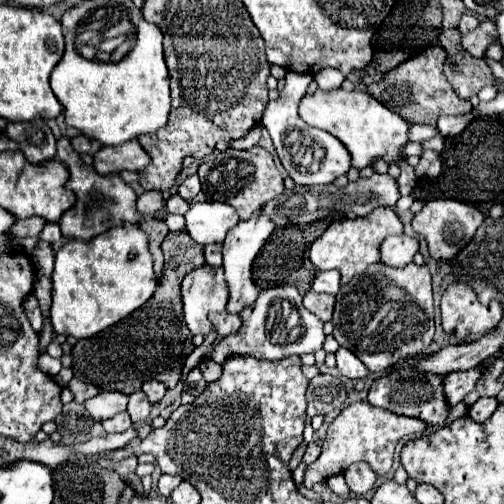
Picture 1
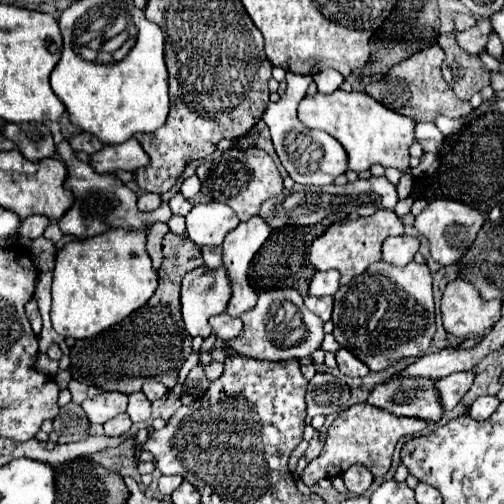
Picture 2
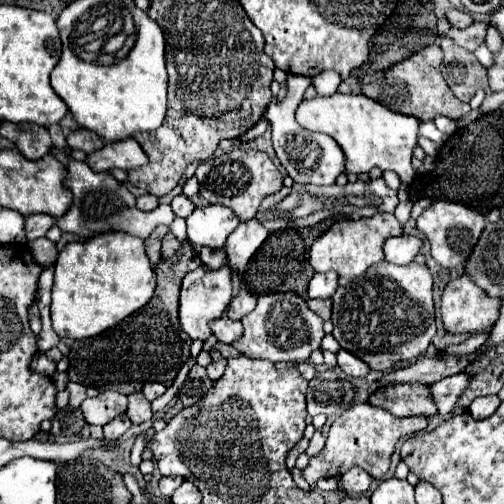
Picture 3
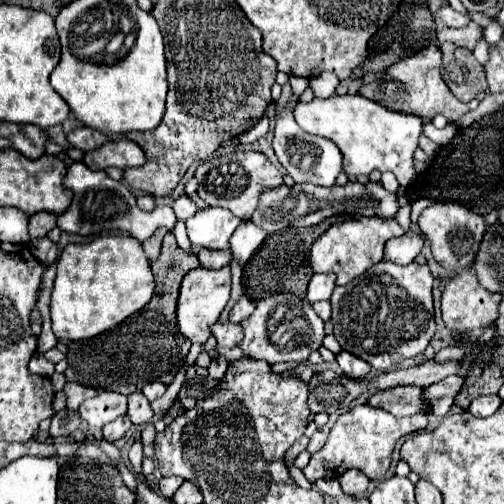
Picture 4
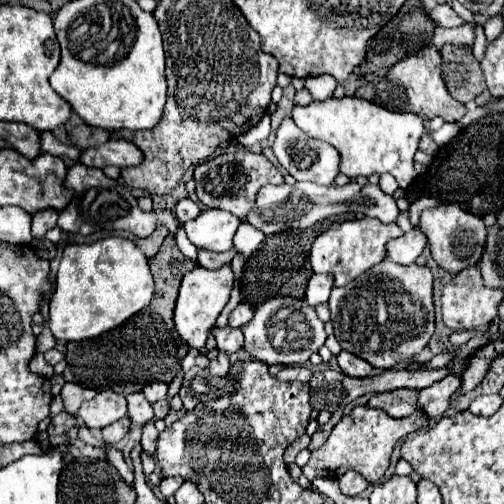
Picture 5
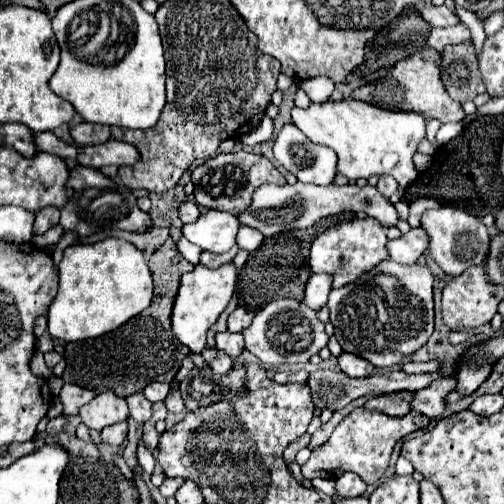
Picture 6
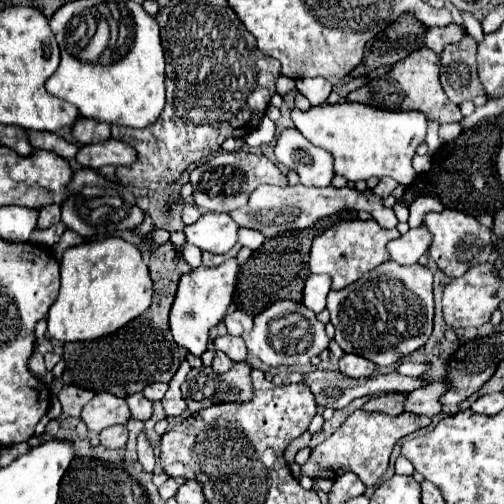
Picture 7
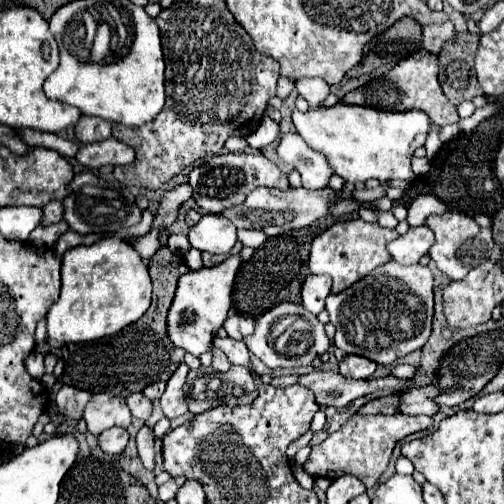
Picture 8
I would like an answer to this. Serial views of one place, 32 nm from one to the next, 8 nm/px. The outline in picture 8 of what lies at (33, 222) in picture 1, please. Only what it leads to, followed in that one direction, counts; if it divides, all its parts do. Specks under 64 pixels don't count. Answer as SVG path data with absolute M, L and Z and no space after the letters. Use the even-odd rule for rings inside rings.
M52 200L48 202L44 208L44 220L42 220L42 226L50 226L50 224L56 224L64 218L64 208L62 208L62 202L60 200Z

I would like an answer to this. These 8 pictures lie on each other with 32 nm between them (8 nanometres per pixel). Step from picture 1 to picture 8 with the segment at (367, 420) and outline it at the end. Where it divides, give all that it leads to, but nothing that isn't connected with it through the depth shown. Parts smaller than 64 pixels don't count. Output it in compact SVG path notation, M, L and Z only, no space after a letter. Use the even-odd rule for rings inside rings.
M392 414L392 416L350 416L346 424L340 426L340 430L332 432L322 444L312 446L312 452L304 464L304 470L312 478L328 478L334 480L342 474L352 474L362 480L366 488L372 488L380 474L386 470L392 450L398 440L406 438L408 434L428 430L432 424L430 416L404 416L404 414Z

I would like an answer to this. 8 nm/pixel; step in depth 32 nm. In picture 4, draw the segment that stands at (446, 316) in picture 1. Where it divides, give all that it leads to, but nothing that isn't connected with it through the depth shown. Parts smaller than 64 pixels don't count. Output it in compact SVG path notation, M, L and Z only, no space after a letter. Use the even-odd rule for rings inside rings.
M472 268L462 270L462 274L454 276L442 290L442 320L446 328L452 332L472 332L476 328L486 328L496 322L498 318L498 304L502 300L502 294L486 292L480 282L476 282L476 272Z

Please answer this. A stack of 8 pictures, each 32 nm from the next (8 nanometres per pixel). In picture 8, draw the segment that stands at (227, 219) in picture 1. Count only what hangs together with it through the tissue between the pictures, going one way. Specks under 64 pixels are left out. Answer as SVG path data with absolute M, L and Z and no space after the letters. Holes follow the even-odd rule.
M206 214L188 232L190 244L202 252L228 254L236 244L236 228L218 214Z

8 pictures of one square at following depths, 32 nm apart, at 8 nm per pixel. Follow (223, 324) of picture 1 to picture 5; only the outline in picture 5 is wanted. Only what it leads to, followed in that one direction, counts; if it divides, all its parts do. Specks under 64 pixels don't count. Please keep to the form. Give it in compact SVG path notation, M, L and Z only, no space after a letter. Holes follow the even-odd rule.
M230 326L226 328L218 328L214 330L214 338L218 342L218 350L222 352L238 352L242 350L242 344L244 344L244 336L242 336L242 330L234 330Z

